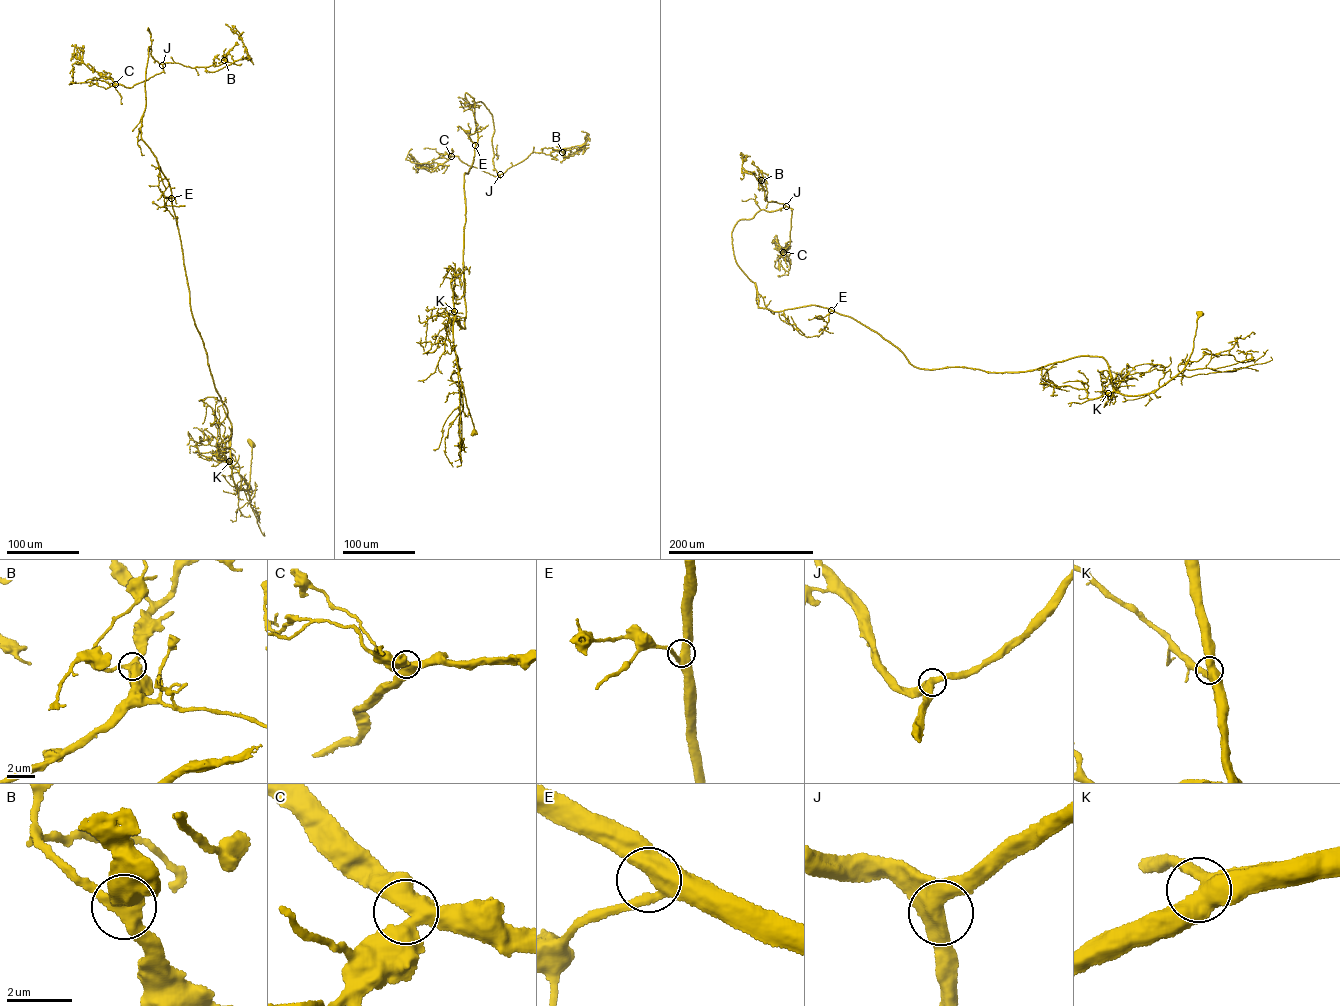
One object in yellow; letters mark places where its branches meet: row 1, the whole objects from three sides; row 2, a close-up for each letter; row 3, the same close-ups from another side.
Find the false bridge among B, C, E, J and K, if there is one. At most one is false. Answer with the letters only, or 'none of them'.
none of them

